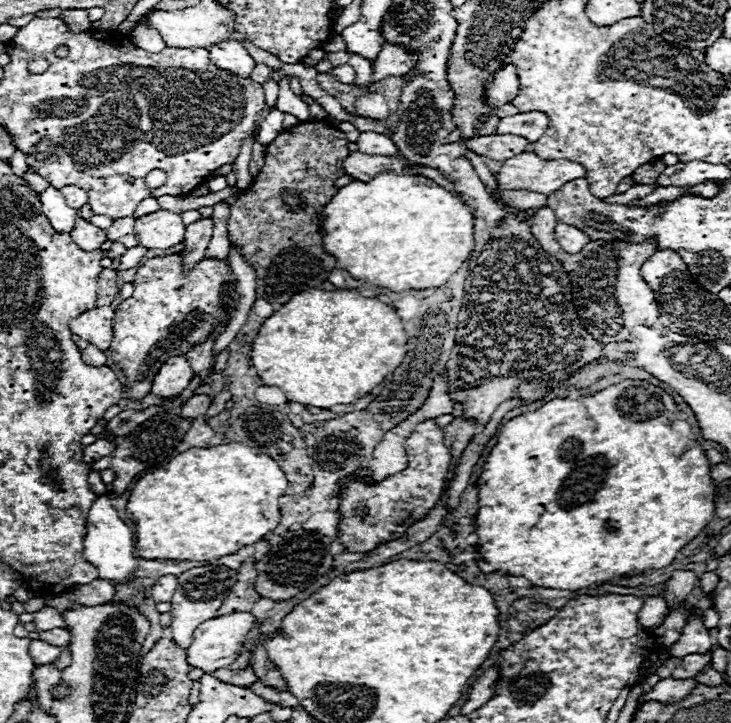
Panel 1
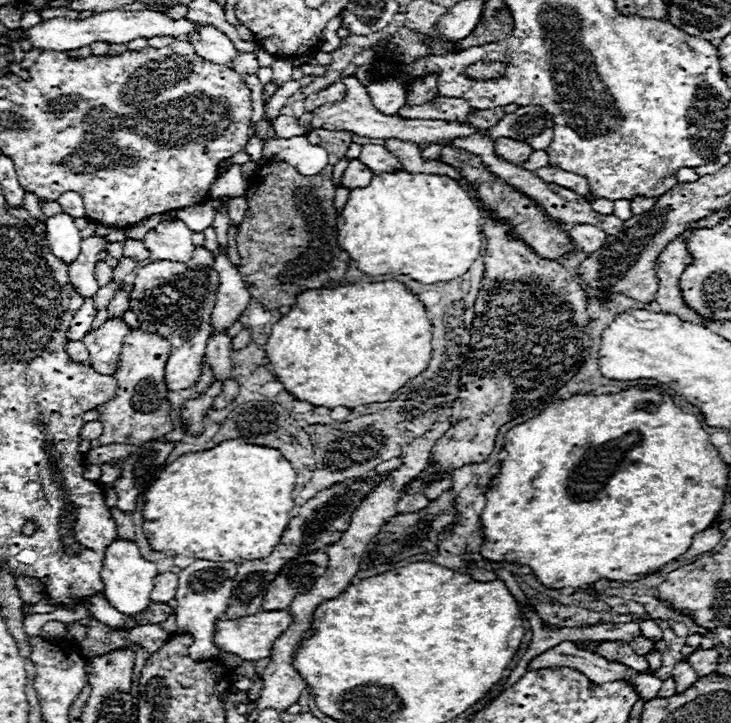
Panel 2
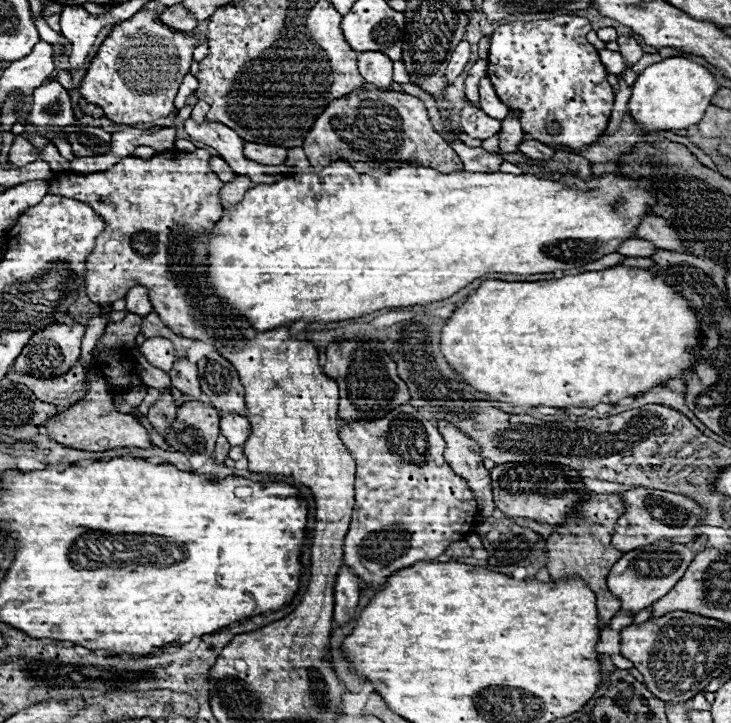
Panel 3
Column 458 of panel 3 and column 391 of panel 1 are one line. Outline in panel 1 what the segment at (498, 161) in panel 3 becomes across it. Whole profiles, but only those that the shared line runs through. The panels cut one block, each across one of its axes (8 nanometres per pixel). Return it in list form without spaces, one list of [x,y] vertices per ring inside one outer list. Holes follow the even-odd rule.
[[[362,132],[356,144],[358,144],[360,152],[382,154],[382,156],[398,156],[400,154],[390,138],[382,136],[382,134],[376,134],[376,132]]]

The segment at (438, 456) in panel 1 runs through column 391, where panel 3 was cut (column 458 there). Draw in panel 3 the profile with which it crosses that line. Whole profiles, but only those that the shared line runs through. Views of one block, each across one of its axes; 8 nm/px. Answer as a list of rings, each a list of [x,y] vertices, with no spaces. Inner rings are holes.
[[[410,404],[388,412],[374,422],[352,422],[340,428],[340,438],[356,460],[356,508],[350,530],[344,538],[344,564],[348,564],[362,584],[384,584],[396,570],[408,568],[414,562],[432,562],[458,540],[464,540],[474,526],[476,500],[466,482],[452,472],[444,460],[446,442],[438,428]]]

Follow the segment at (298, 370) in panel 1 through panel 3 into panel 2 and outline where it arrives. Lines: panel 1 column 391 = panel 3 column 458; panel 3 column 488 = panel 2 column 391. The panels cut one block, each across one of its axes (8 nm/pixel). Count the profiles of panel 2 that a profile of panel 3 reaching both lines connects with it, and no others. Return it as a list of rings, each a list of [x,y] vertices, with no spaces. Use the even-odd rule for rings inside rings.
[[[398,280],[320,288],[318,292],[302,292],[292,312],[284,314],[272,326],[266,356],[276,378],[296,400],[326,408],[356,408],[360,404],[388,402],[408,380],[428,368],[432,358],[432,322],[418,296]]]

